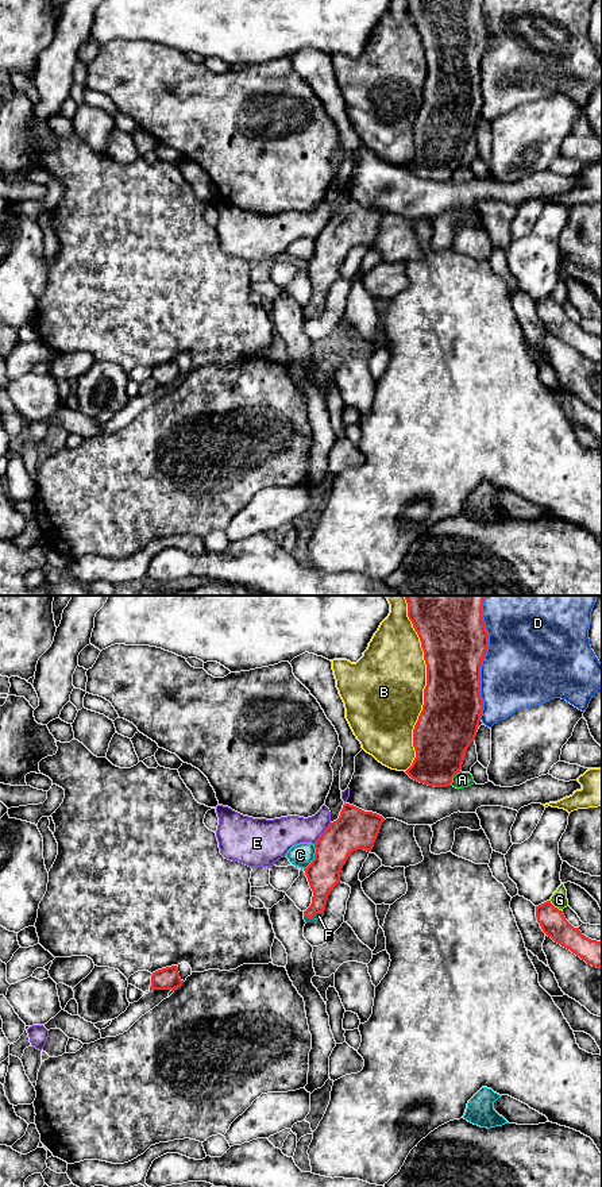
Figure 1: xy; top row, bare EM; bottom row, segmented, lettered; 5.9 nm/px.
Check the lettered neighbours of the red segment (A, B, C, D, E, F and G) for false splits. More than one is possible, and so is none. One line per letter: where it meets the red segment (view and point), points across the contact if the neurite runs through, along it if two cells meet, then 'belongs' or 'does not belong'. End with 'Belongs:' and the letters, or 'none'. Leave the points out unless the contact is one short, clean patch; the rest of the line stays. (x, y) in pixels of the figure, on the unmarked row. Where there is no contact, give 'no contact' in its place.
A: meets red in xy at (452, 172); does not belong
B: meets red in xy at (424, 84); does not belong
C: meets red in xy at (315, 253); does not belong
D: meets red in xy at (482, 56); does not belong
E: meets red in xy at (323, 228); does not belong
F: meets red in xy at (313, 309); runs through xy (323, 269), (320, 293), (313, 309), (319, 311); belongs
G: meets red in xy at (554, 301); does not belong
Belongs: F

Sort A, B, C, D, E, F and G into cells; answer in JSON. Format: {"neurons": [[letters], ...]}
{"neurons": [["A"], ["B"], ["C"], ["D"], ["E"], ["F"], ["G"]]}

